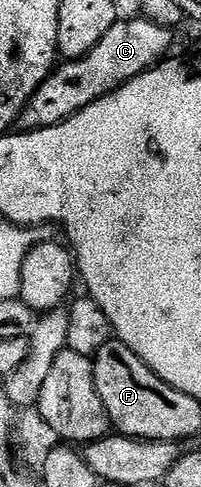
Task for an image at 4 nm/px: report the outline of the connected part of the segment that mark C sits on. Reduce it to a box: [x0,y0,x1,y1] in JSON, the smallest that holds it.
[19,17,172,131]

